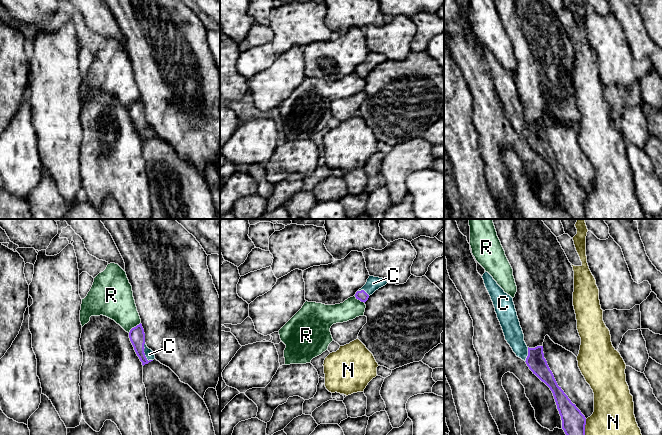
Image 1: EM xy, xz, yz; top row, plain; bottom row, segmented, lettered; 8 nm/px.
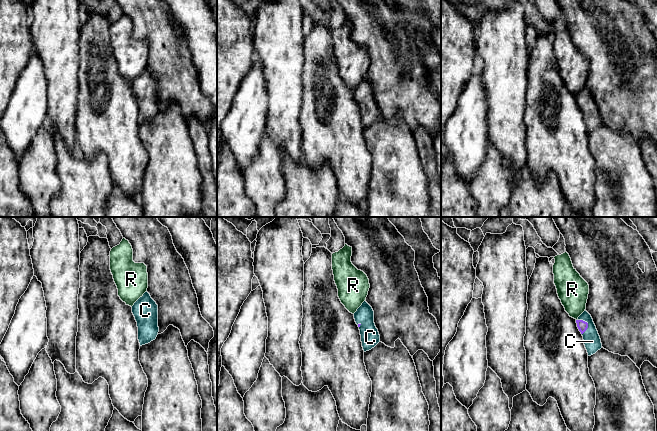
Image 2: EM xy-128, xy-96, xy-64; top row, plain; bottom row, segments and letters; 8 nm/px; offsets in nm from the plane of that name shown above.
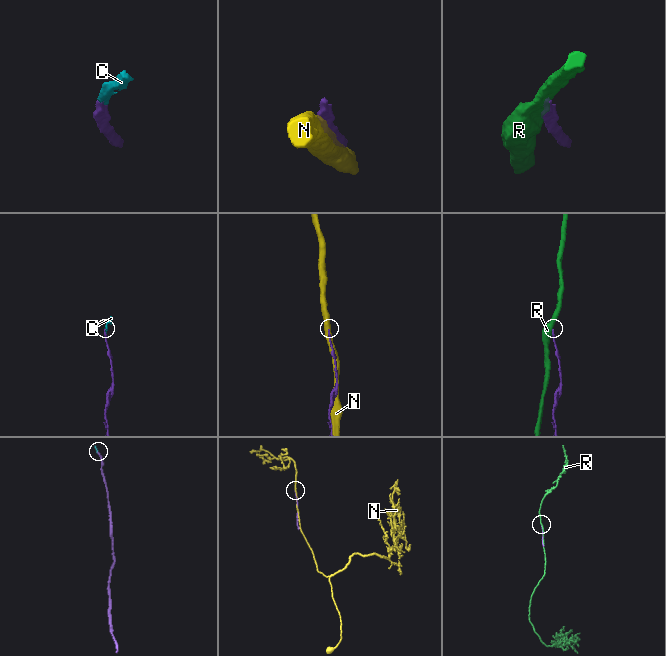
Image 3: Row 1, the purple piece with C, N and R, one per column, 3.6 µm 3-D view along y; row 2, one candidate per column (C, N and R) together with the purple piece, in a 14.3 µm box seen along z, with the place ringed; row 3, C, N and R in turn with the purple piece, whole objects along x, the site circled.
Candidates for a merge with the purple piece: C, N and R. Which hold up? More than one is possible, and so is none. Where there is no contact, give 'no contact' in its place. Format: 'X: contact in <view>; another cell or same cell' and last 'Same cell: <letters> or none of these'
C: contact in xy; same cell
N: contact in yz; another cell
R: contact in xy; another cell
Same cell: C

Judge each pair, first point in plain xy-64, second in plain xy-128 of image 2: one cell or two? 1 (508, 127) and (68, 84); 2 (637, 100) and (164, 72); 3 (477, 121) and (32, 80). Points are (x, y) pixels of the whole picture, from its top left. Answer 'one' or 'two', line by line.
1: one
2: one
3: one

